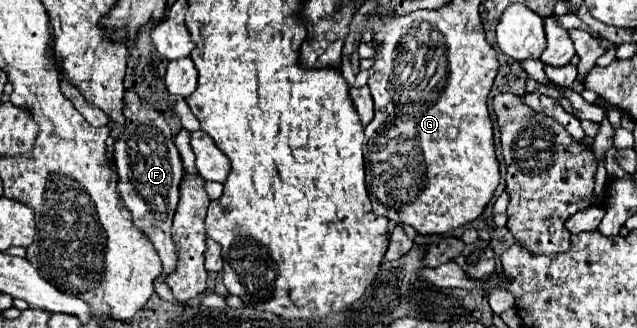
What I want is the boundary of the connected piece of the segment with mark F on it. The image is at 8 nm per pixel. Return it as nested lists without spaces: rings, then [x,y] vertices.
[[[140,98],[124,100],[124,116],[126,116],[126,128],[122,136],[116,140],[116,148],[114,148],[114,162],[116,162],[116,172],[118,172],[116,188],[124,200],[124,206],[134,218],[134,226],[152,242],[154,250],[158,252],[162,260],[164,272],[156,280],[156,288],[154,288],[156,294],[162,300],[186,307],[188,306],[186,303],[176,302],[172,298],[172,292],[164,284],[166,274],[170,274],[176,266],[176,250],[174,250],[174,242],[170,236],[170,228],[172,228],[172,216],[176,212],[176,204],[180,198],[178,194],[180,182],[184,178],[180,154],[174,146],[172,132],[164,116],[152,110],[148,102]]]

